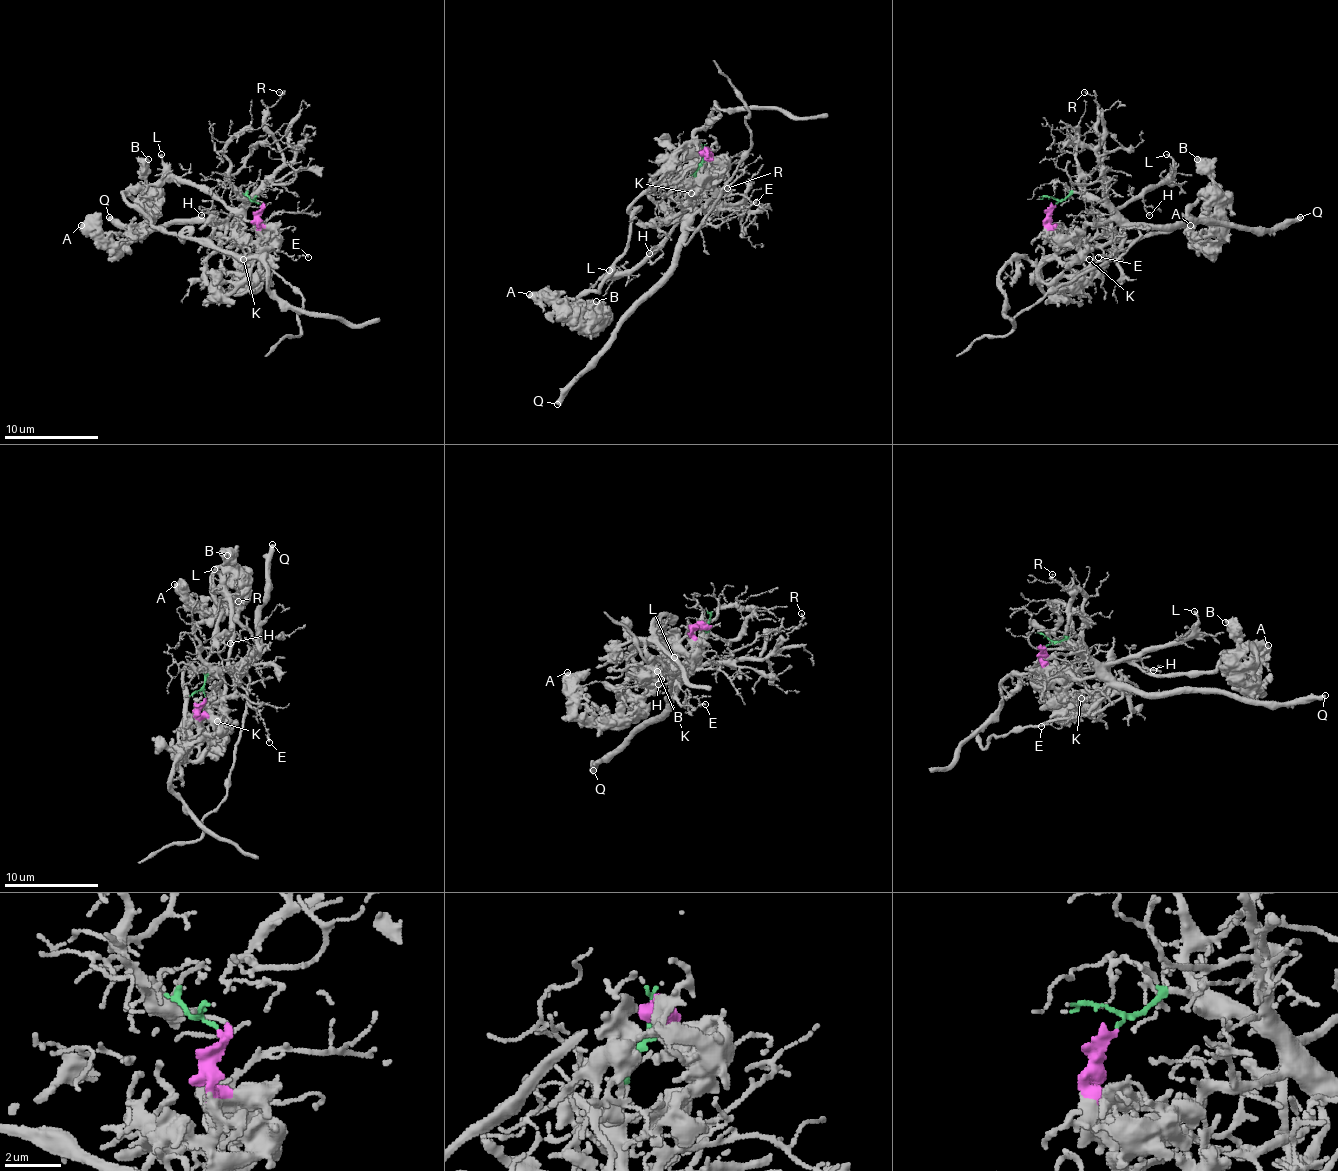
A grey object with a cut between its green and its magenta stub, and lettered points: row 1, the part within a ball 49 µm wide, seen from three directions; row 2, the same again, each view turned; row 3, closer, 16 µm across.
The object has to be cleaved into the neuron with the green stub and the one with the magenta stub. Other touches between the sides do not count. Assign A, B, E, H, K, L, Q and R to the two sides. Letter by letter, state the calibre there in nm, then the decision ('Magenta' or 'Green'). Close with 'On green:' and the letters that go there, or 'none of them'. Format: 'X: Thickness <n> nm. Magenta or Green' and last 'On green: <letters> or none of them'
A: Thickness 650 nm. Magenta
B: Thickness 500 nm. Magenta
E: Thickness 140 nm. Green
H: Thickness 120 nm. Green
K: Thickness 160 nm. Magenta
L: Thickness 180 nm. Green
Q: Thickness 440 nm. Green
R: Thickness 130 nm. Green
On green: E, H, L, Q, R

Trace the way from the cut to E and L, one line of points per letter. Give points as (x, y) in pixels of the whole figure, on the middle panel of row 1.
E: (707, 159), (695, 175), (693, 220), (686, 227), (698, 230), (707, 225), (721, 225), (757, 201)
L: (707, 159), (693, 175), (693, 208), (629, 270), (610, 277), (608, 270)

